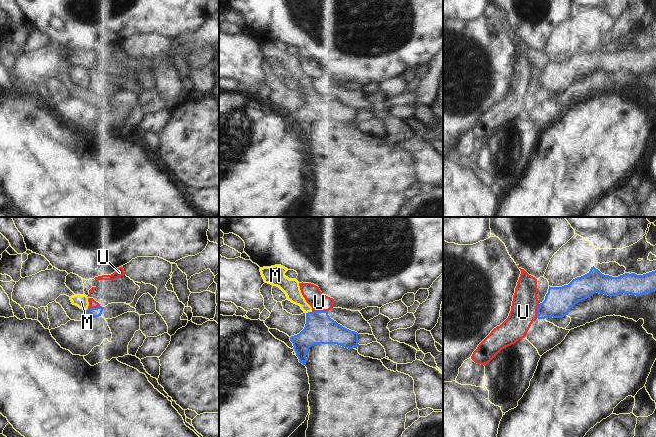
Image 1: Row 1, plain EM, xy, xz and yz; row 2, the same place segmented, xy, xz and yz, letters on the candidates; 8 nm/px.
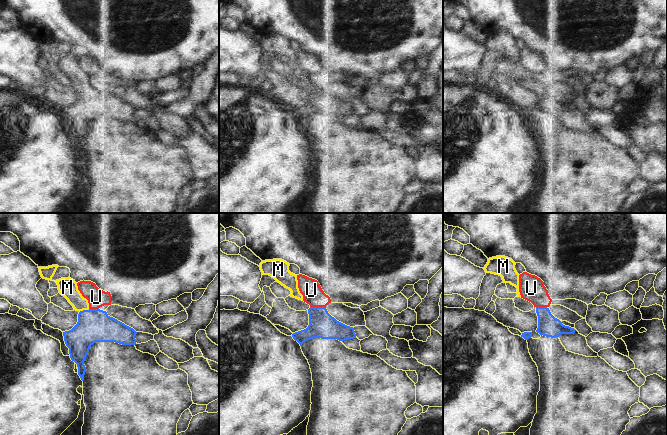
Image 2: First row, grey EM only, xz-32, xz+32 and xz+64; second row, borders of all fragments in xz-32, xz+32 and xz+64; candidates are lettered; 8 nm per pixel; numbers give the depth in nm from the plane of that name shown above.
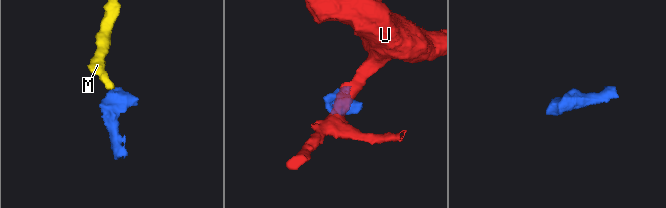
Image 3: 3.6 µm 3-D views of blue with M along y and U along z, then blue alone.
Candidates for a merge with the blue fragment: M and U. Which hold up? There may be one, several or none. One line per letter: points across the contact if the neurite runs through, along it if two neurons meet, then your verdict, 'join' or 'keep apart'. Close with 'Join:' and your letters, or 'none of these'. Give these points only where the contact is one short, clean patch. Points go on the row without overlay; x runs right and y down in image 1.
M: way xz (319, 105), (319, 101), (308, 88), (290, 63); join
U: keep apart
Join: M

